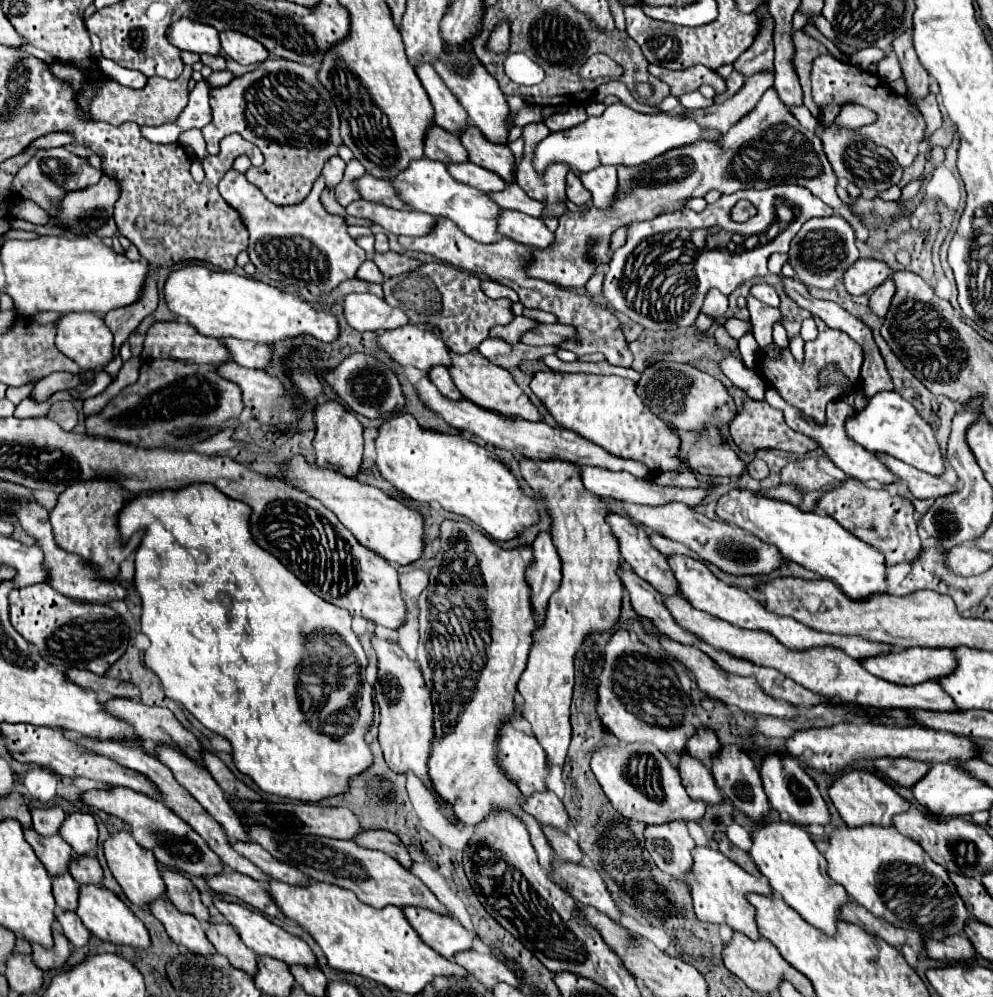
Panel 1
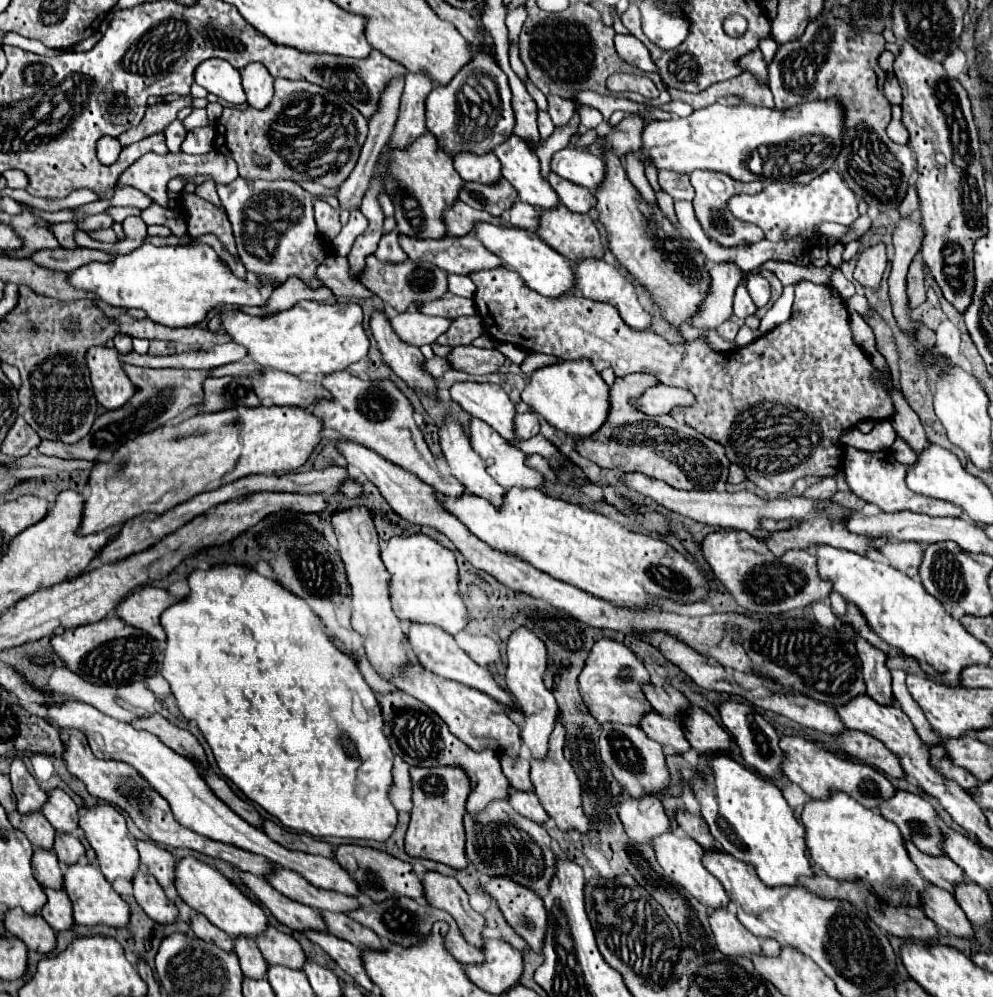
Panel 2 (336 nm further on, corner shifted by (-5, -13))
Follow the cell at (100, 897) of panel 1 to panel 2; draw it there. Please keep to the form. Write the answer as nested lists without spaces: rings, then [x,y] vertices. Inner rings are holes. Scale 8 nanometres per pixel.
[[[91,864],[87,866],[65,866],[63,868],[63,886],[73,902],[73,916],[75,924],[79,926],[111,926],[111,928],[123,928],[129,924],[129,904],[113,890],[113,886],[105,880],[105,876]]]

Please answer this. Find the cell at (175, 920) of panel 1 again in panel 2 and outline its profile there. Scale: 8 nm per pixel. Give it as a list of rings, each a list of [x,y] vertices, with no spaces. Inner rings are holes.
[[[139,870],[133,878],[133,890],[137,904],[145,910],[151,920],[155,920],[157,924],[173,924],[177,920],[177,906],[169,898],[165,898],[163,888],[151,874]]]

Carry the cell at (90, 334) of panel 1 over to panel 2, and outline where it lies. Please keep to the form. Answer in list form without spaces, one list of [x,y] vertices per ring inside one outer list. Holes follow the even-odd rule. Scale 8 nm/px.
[[[93,346],[85,354],[95,398],[107,410],[121,408],[135,392],[135,386],[123,372],[119,352],[107,346]]]

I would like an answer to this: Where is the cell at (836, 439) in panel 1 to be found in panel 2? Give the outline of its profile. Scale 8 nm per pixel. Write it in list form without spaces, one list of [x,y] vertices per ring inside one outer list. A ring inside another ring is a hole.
[[[853,446],[845,448],[843,474],[845,474],[845,480],[851,488],[851,492],[857,494],[861,500],[877,504],[883,512],[911,510],[911,512],[927,514],[927,516],[961,516],[963,514],[963,510],[955,504],[951,504],[951,502],[911,492],[905,484],[905,472],[907,472],[907,466],[899,464],[889,450],[865,452],[865,450],[859,450],[859,448],[853,448]]]

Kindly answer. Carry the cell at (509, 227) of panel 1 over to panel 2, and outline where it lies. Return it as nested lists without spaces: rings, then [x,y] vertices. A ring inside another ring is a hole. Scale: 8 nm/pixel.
[[[585,258],[579,260],[575,264],[575,292],[589,298],[589,300],[597,300],[597,302],[607,302],[611,306],[615,306],[621,314],[621,318],[635,330],[645,330],[649,328],[649,314],[641,308],[637,292],[633,288],[633,284],[629,280],[625,280],[615,266],[607,264],[605,260],[597,260],[597,258]]]

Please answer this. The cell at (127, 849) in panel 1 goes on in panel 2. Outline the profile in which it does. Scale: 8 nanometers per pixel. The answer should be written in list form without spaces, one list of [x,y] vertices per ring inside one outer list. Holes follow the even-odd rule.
[[[99,804],[95,808],[87,808],[79,816],[79,826],[85,830],[89,844],[93,846],[101,872],[105,874],[107,882],[115,882],[117,878],[123,880],[133,880],[133,874],[139,870],[139,854],[137,854],[137,840],[129,834],[125,818],[109,804]]]

